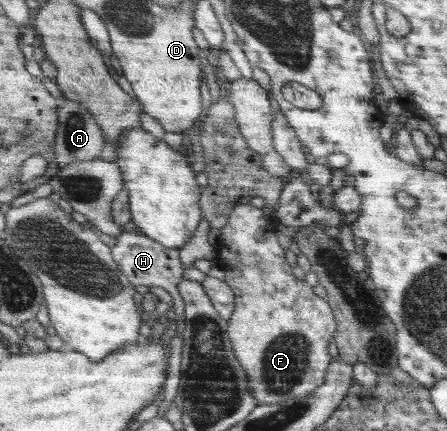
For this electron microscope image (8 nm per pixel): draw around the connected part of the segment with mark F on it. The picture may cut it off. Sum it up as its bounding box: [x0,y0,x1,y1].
[216,203,337,404]

